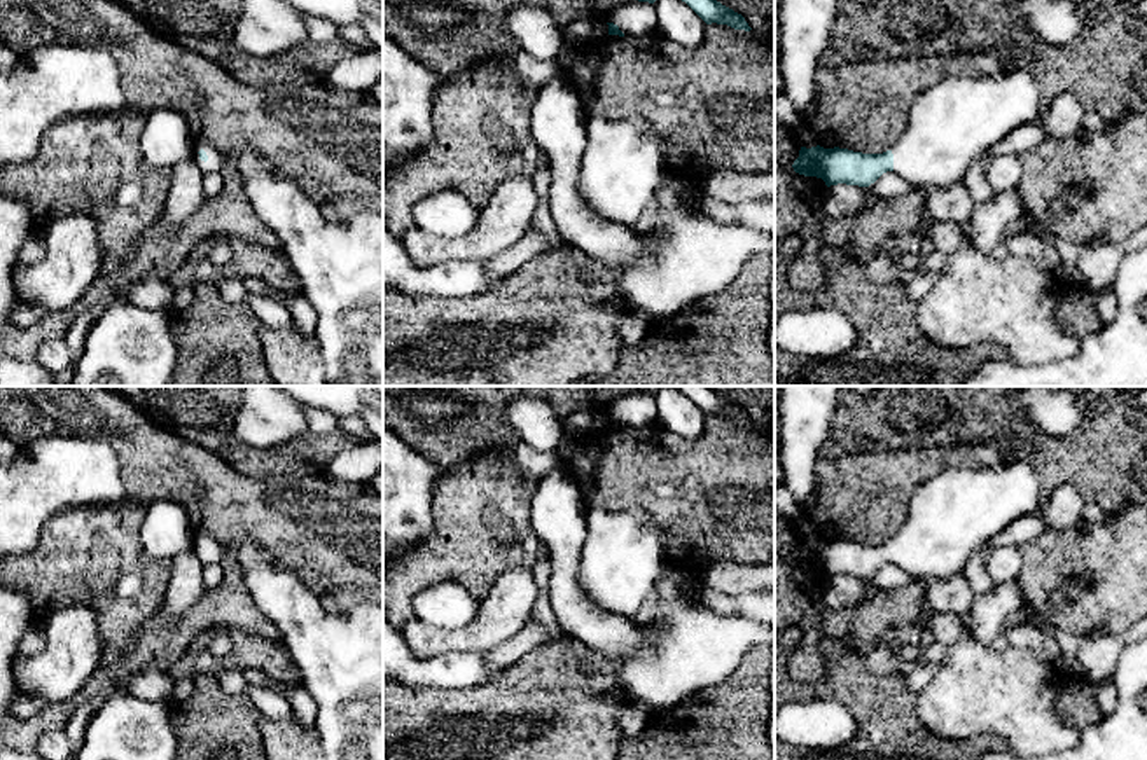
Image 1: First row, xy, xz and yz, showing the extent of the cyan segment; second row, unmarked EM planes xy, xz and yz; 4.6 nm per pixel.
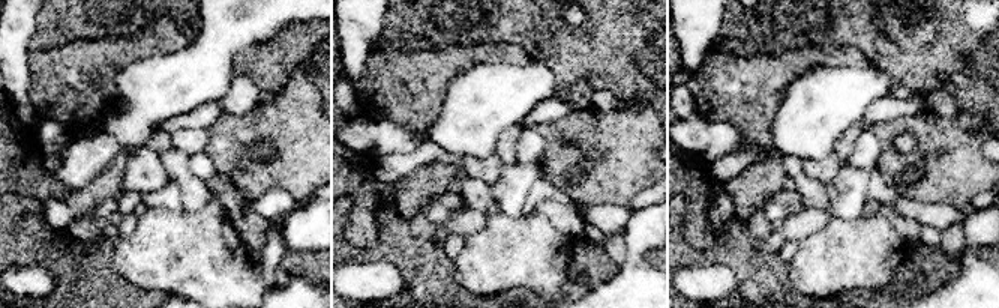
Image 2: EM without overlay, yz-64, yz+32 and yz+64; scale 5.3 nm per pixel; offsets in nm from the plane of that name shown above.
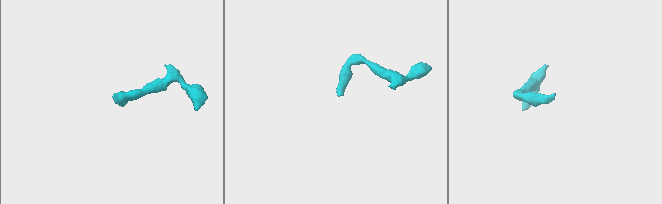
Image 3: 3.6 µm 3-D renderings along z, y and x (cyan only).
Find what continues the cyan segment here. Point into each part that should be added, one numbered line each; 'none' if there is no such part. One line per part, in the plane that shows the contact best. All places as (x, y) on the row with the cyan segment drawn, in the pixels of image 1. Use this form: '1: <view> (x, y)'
1: xy (215, 161)

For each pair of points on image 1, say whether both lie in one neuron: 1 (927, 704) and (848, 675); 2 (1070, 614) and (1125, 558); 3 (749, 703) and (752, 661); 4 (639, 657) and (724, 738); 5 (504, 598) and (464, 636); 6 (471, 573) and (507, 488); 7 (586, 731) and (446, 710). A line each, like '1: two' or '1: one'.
1: two
2: one
3: one
4: two
5: one
6: one
7: one

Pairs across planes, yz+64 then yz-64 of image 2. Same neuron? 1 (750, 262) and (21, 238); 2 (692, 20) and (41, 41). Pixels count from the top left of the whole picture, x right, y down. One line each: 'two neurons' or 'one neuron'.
1: one neuron
2: two neurons

